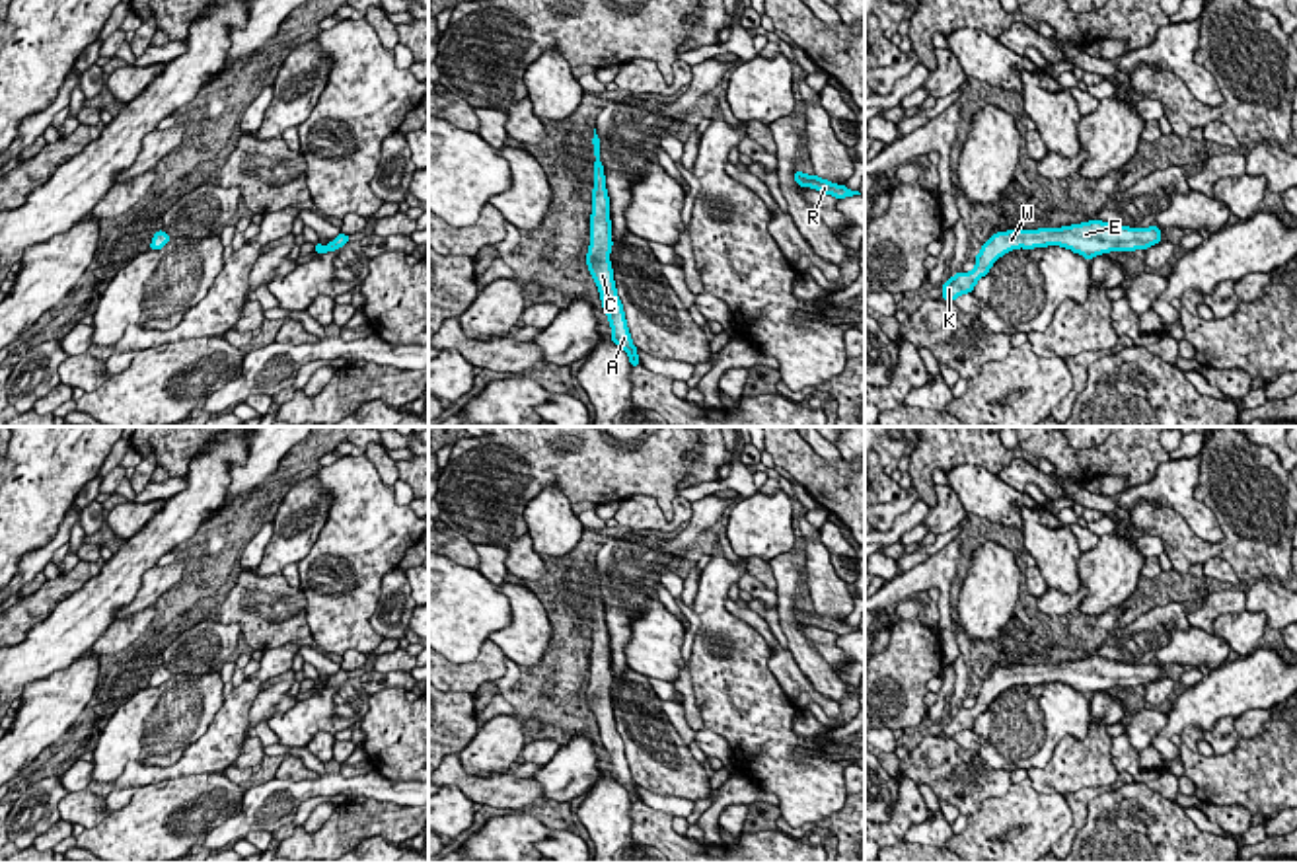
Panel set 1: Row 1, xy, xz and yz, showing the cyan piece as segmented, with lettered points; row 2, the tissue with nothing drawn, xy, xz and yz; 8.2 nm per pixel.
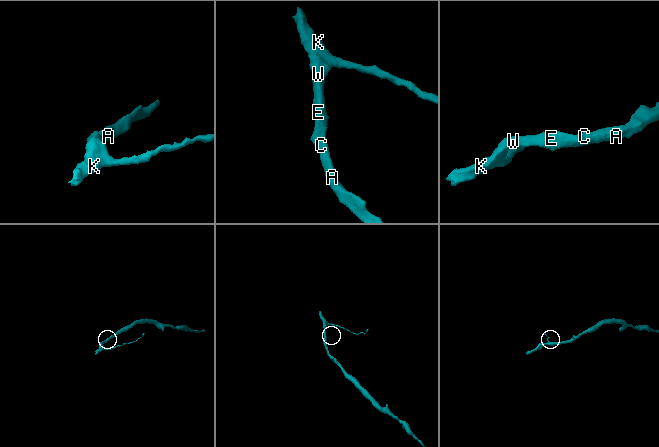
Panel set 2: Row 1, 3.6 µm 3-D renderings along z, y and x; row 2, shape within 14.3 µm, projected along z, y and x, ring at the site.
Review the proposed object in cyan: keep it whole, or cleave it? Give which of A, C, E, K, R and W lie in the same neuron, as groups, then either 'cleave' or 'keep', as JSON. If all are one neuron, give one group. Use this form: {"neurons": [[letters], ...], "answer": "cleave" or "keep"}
{"neurons": [["A", "C", "E", "K", "R", "W"]], "answer": "keep"}

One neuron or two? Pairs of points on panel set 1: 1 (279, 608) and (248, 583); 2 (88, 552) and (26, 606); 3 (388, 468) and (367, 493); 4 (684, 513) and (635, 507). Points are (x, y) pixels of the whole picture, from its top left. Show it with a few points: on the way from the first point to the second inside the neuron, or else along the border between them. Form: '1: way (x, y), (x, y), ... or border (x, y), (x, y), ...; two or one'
1: way (271, 606), (256, 591); one
2: border (100, 558), (80, 562); two
3: border (365, 454), (378, 476), (392, 486); two
4: way (672, 525), (663, 525), (647, 515); one

